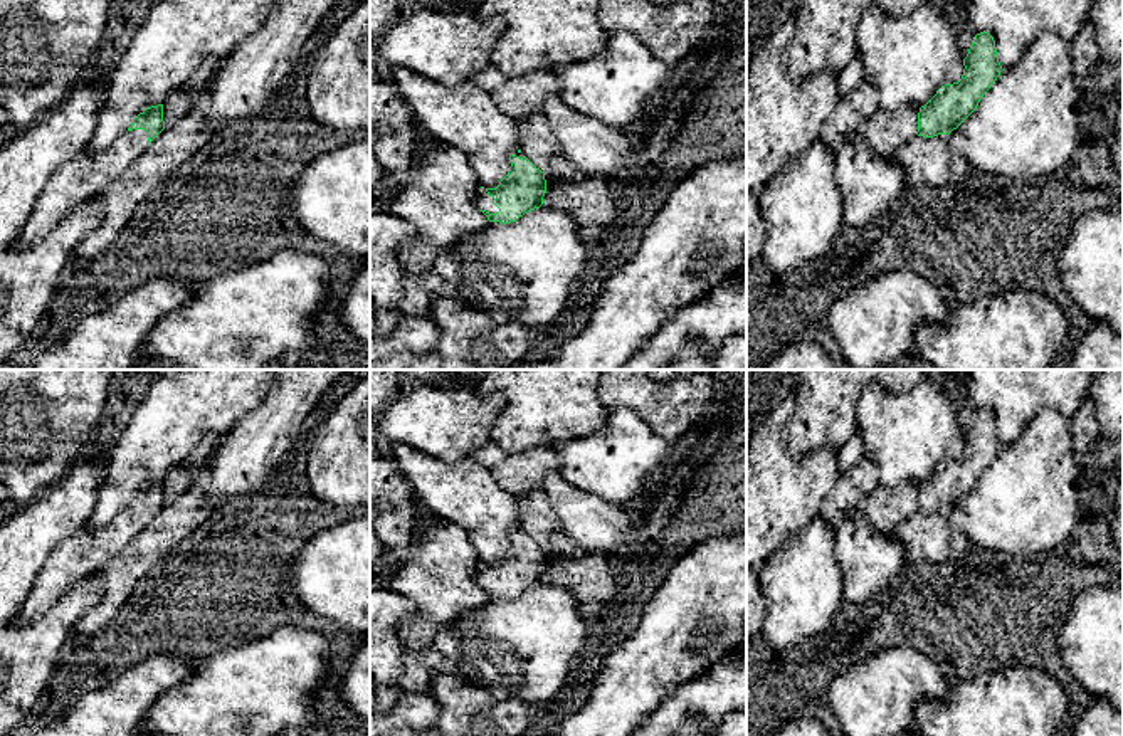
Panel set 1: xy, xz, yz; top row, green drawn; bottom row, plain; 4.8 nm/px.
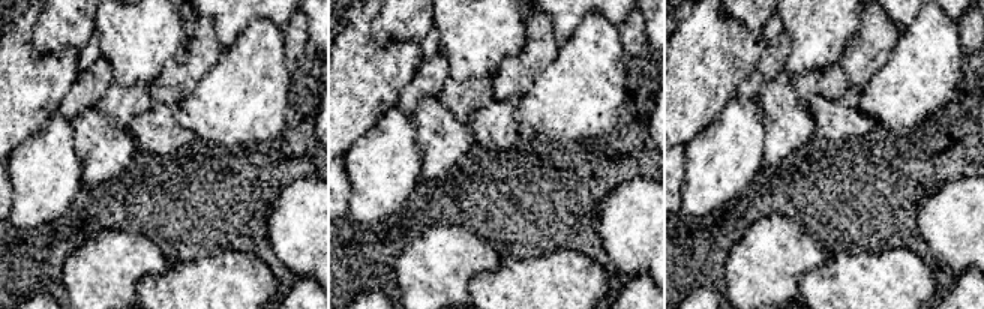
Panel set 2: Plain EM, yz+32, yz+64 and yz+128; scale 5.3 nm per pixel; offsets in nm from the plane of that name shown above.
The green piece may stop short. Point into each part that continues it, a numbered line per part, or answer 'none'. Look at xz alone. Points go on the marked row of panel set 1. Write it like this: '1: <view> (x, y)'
1: xz (483, 200)

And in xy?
1: xy (83, 177)

